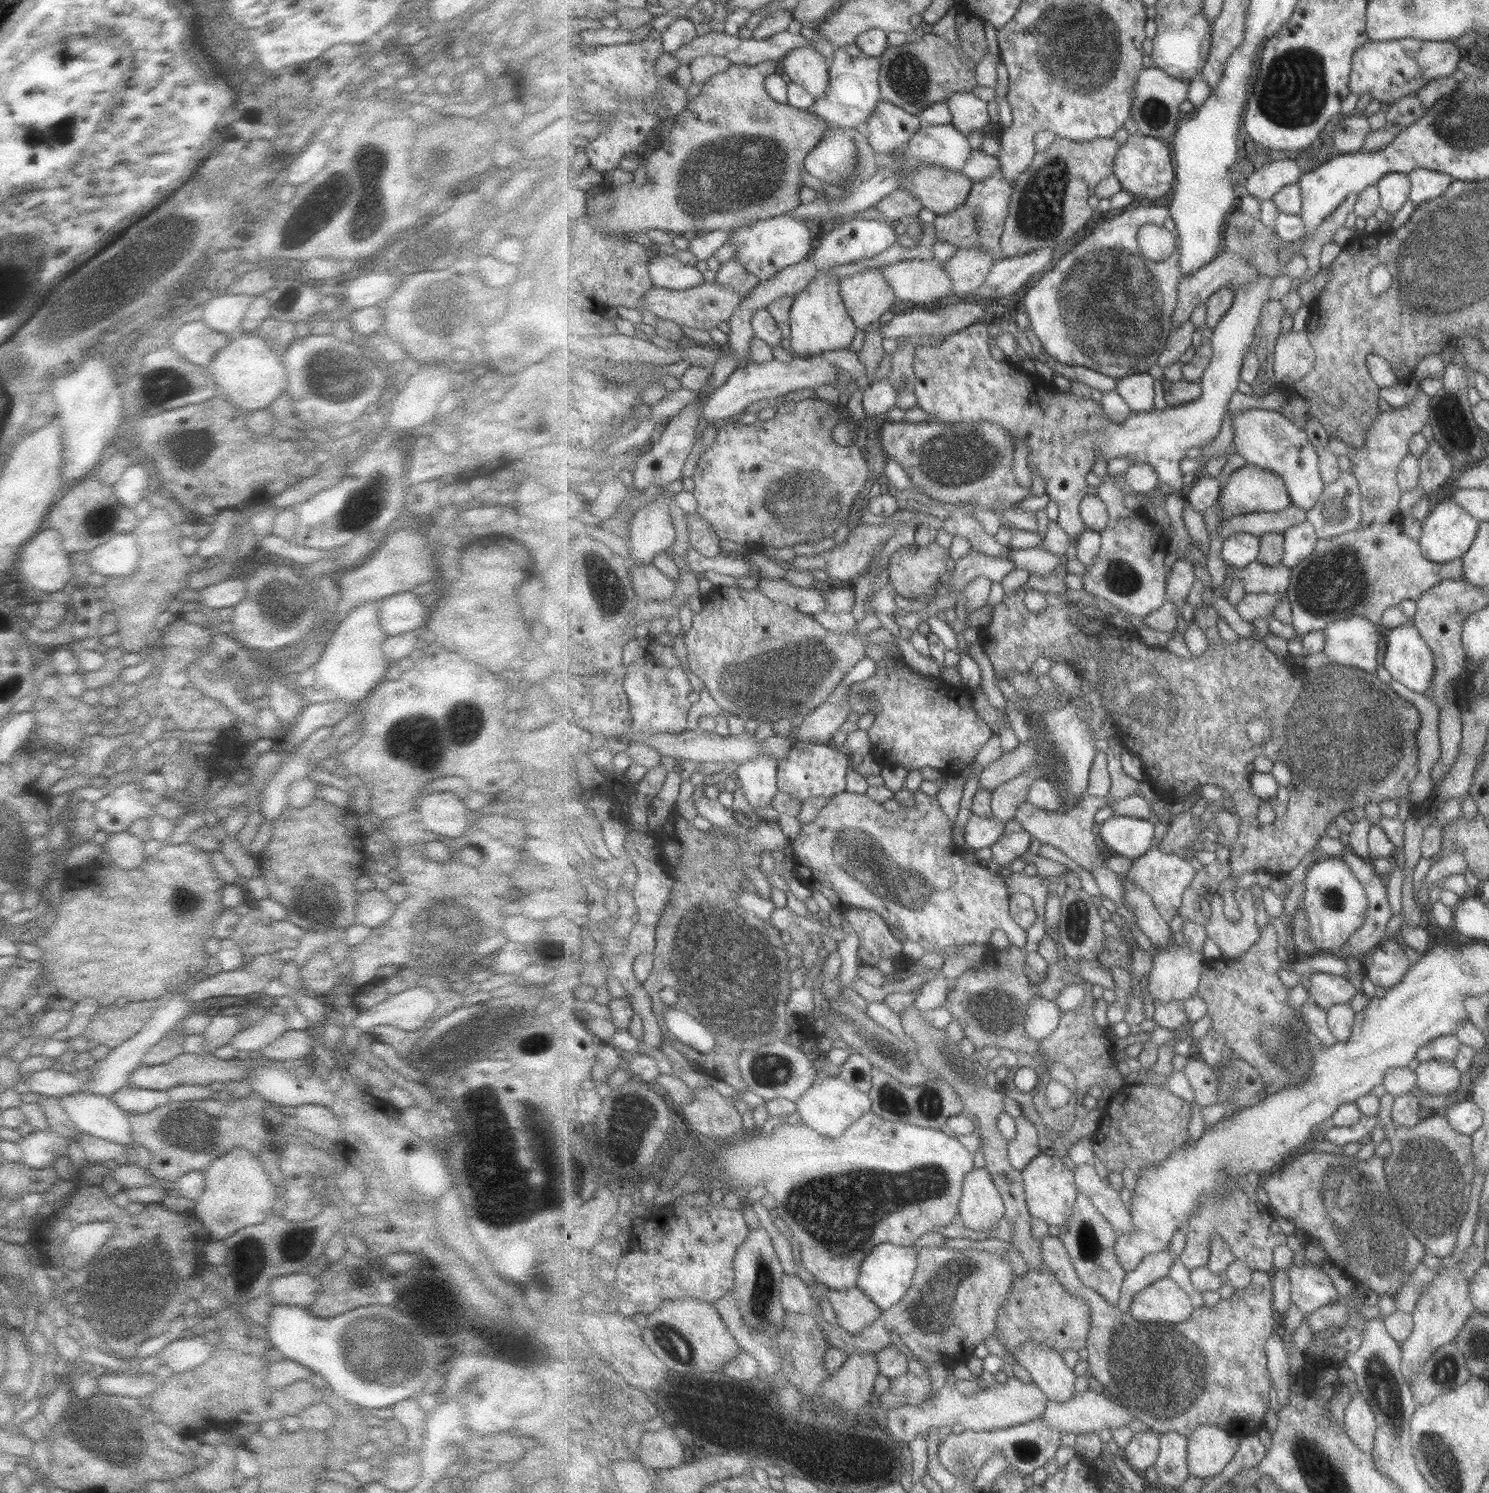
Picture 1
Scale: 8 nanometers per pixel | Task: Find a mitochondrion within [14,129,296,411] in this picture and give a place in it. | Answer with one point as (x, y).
(105, 271)

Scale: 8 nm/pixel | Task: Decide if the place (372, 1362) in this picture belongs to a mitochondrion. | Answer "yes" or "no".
yes

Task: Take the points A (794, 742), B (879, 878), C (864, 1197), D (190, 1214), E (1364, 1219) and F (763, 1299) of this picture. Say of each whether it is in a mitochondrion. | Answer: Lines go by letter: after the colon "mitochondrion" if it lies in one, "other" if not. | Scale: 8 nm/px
A: other
B: mitochondrion
C: mitochondrion
D: other
E: mitochondrion
F: mitochondrion

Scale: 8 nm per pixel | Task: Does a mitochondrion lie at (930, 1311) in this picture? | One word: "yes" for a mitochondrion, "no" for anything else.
yes

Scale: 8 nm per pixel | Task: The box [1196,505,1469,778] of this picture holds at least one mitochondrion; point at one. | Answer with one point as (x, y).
(1340, 583)

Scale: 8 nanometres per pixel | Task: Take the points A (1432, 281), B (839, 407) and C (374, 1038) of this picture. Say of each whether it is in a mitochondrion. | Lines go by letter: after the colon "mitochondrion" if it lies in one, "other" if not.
A: mitochondrion
B: other
C: other

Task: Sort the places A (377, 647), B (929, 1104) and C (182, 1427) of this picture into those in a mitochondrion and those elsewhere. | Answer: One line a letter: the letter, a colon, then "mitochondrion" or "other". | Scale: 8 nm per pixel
A: other
B: mitochondrion
C: other

